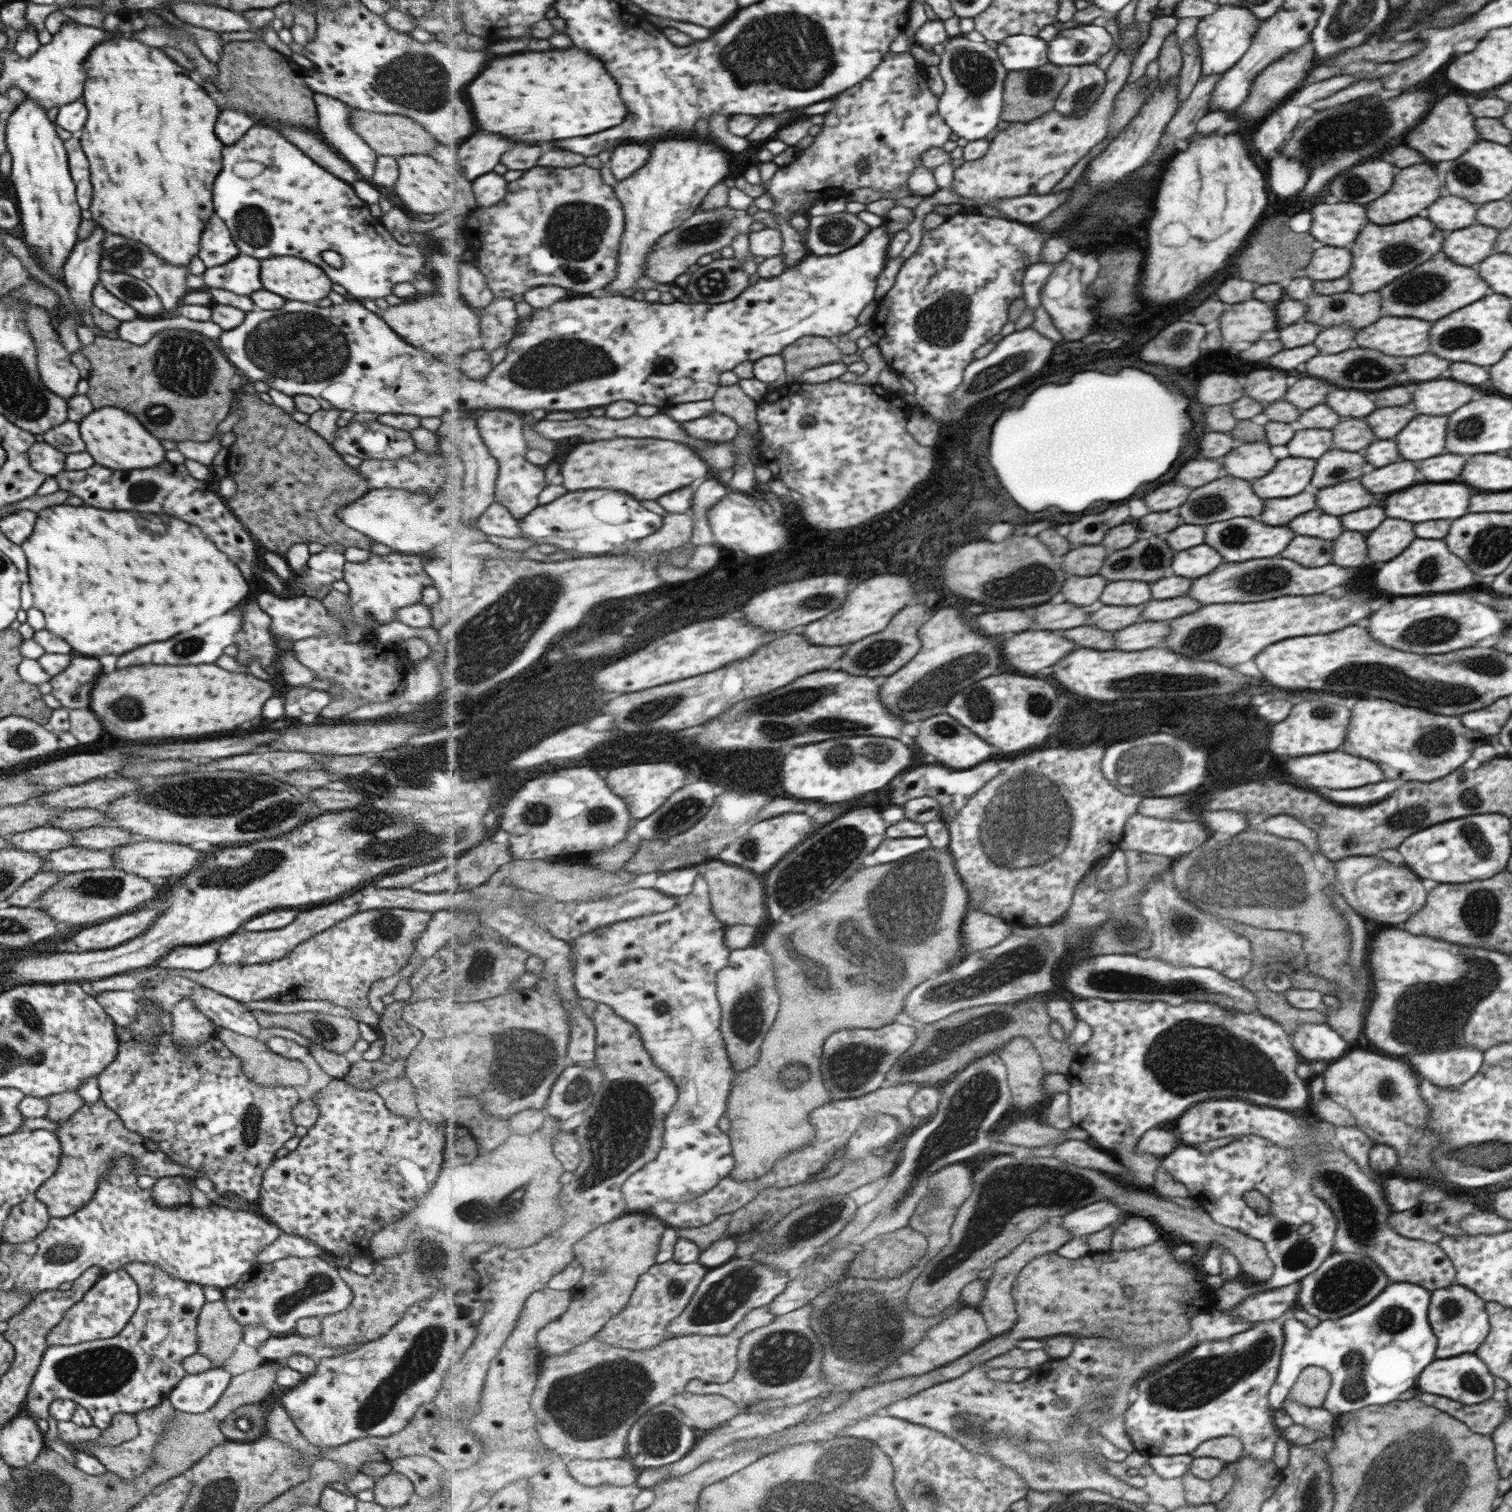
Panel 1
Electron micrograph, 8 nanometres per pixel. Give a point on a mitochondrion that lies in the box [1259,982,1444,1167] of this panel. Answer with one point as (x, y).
(1388, 1089)

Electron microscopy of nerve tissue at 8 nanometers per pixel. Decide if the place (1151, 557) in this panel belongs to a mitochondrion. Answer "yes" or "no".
yes

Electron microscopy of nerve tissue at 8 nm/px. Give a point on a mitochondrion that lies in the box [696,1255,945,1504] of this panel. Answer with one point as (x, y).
(863, 1328)

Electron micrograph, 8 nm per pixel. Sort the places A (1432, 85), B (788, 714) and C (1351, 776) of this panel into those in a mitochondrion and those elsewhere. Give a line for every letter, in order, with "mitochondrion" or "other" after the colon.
A: other
B: mitochondrion
C: other

